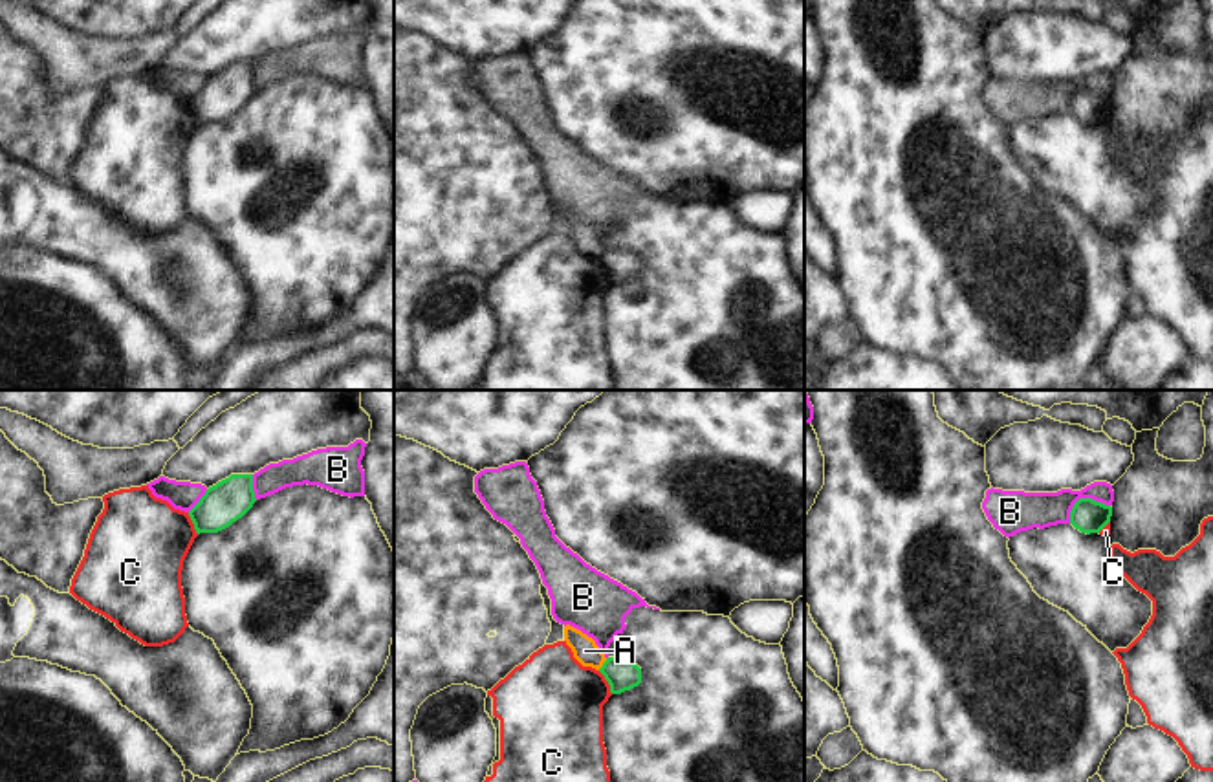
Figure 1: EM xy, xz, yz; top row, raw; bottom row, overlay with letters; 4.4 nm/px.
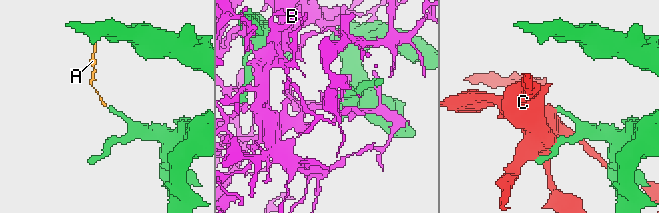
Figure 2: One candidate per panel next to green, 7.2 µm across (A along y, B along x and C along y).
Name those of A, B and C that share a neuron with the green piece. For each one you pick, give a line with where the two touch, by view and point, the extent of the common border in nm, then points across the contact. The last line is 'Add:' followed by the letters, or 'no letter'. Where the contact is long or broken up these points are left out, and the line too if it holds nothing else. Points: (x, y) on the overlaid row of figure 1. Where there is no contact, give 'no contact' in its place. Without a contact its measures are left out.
Add: no letter

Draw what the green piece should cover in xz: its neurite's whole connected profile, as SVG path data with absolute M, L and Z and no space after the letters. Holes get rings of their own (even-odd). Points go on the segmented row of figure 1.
M606 657L599 672L608 681L612 694L621 694L641 683L641 668L623 657Z

